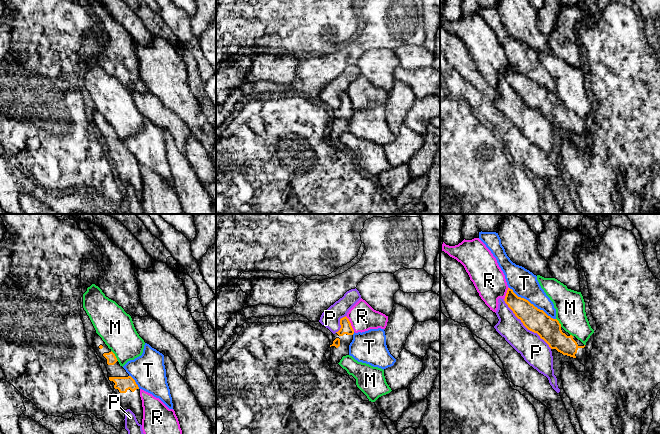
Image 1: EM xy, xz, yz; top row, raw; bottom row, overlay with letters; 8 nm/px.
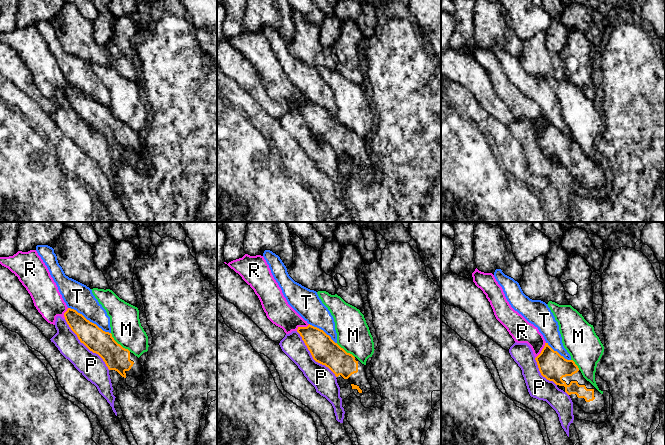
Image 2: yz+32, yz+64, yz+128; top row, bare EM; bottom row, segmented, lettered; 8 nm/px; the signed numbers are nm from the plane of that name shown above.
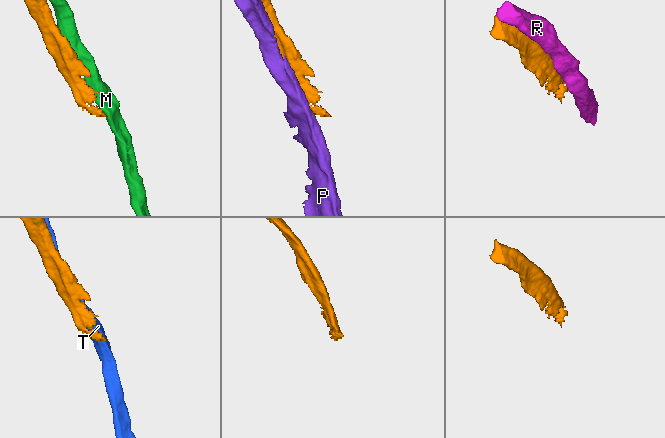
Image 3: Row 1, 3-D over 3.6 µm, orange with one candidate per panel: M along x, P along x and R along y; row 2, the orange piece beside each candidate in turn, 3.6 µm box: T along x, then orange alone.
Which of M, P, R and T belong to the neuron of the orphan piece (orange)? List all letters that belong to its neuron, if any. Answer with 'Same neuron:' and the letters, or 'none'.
Same neuron: none

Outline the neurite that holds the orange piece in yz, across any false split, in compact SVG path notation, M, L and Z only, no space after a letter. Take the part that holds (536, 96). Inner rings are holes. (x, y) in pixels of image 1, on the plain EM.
M510 64L507 66L504 77L523 101L537 109L551 125L577 134L584 142L587 140L585 121L566 108L557 95L551 94L528 76L518 73Z

